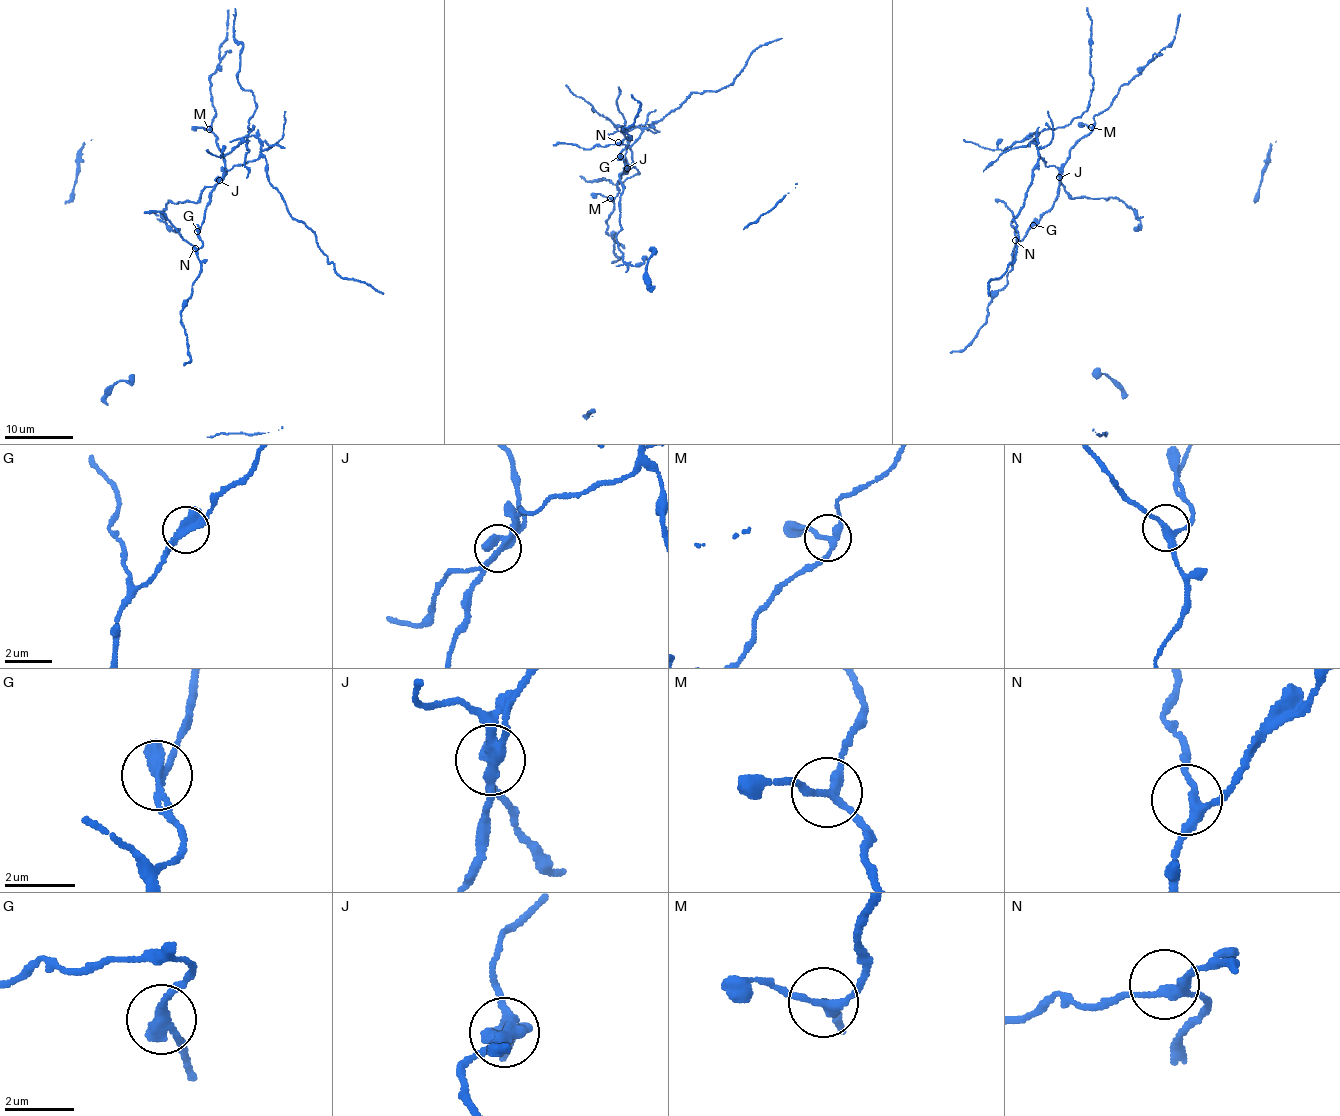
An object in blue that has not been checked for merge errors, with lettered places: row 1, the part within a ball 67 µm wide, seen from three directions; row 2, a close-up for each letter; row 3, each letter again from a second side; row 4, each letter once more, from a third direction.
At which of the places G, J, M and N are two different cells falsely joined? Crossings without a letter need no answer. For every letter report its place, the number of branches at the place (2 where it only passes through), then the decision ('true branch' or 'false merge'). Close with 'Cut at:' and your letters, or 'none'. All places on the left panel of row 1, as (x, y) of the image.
G: at (197, 231); 2 branches meet; true branch
J: at (219, 180); 2 branches meet; false merge
M: at (209, 129); 3 branches meet; true branch
N: at (195, 248); 3 branches meet; true branch
Cut at: J

